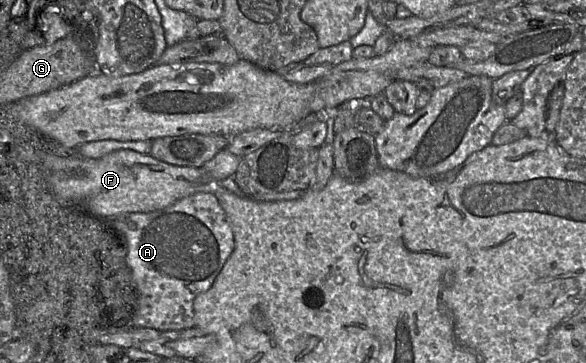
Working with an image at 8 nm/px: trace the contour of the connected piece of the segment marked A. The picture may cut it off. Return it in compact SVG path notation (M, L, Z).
M203 190L160 210L101 219L108 225L108 230L121 236L127 244L127 263L140 292L139 310L131 326L158 331L195 327L194 298L211 287L234 249L233 230L216 196L210 190Z

